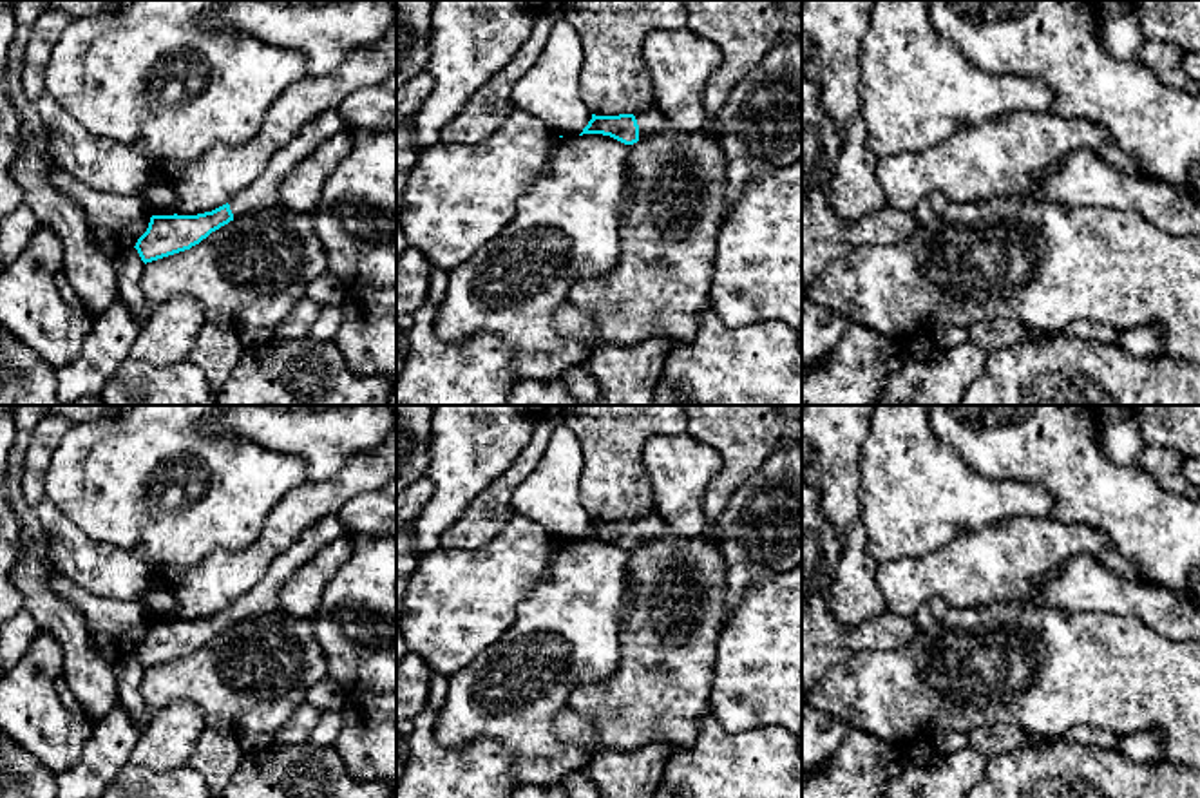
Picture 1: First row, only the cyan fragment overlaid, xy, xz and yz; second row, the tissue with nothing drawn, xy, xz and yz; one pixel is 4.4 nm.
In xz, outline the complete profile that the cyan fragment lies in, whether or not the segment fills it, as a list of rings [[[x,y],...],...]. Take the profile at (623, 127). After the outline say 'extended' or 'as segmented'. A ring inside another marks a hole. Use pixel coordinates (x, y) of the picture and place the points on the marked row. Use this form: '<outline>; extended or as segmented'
[[[648,110],[643,114],[595,116],[583,128],[583,134],[610,136],[624,145],[637,141],[652,141],[664,127],[666,118],[661,110]]]; extended

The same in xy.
[[[337,109],[326,110],[277,150],[261,177],[226,204],[197,215],[152,215],[147,232],[134,246],[141,261],[147,264],[190,250],[233,219],[279,210],[279,188],[284,177],[328,138],[346,128]]]; extended

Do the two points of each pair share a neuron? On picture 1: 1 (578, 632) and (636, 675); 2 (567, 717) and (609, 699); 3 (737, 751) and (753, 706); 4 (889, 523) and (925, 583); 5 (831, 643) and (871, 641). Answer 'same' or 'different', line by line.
1: different
2: different
3: different
4: different
5: same

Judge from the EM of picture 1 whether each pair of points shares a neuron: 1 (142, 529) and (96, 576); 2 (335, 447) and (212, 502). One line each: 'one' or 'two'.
1: two
2: two

